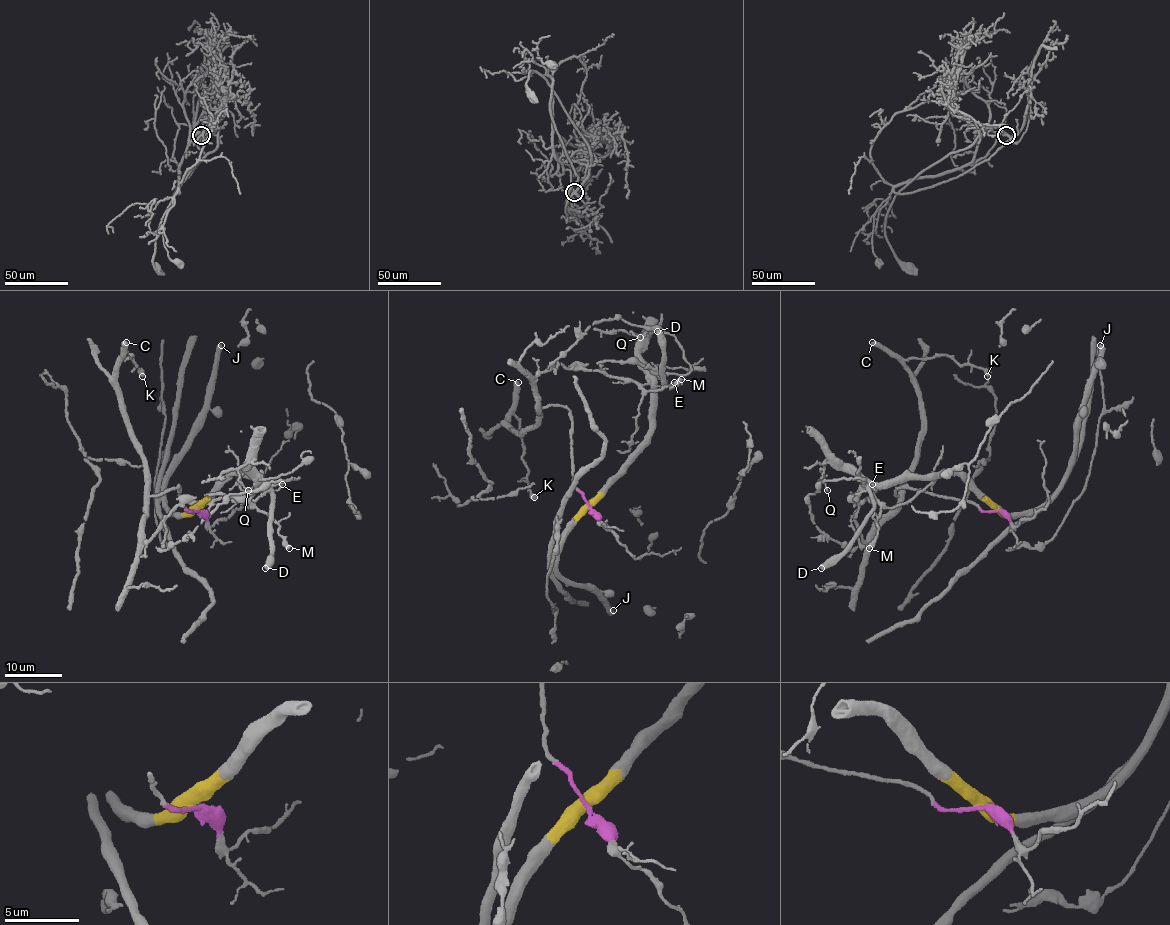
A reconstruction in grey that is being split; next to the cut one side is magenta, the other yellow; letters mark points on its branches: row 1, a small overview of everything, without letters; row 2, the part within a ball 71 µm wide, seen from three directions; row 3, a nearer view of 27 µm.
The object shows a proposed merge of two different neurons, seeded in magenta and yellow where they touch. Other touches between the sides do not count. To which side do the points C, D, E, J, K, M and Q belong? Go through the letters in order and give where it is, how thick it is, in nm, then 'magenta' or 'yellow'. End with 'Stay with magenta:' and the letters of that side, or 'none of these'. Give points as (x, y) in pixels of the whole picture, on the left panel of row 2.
C: (126, 342) | 550 nm | magenta
D: (265, 568) | 550 nm | yellow
E: (282, 484) | 80 nm | magenta
J: (221, 345) | 480 nm | yellow
K: (142, 376) | 480 nm | magenta
M: (289, 548) | 400 nm | magenta
Q: (248, 490) | 80 nm | yellow
Stay with magenta: C, E, K, M

